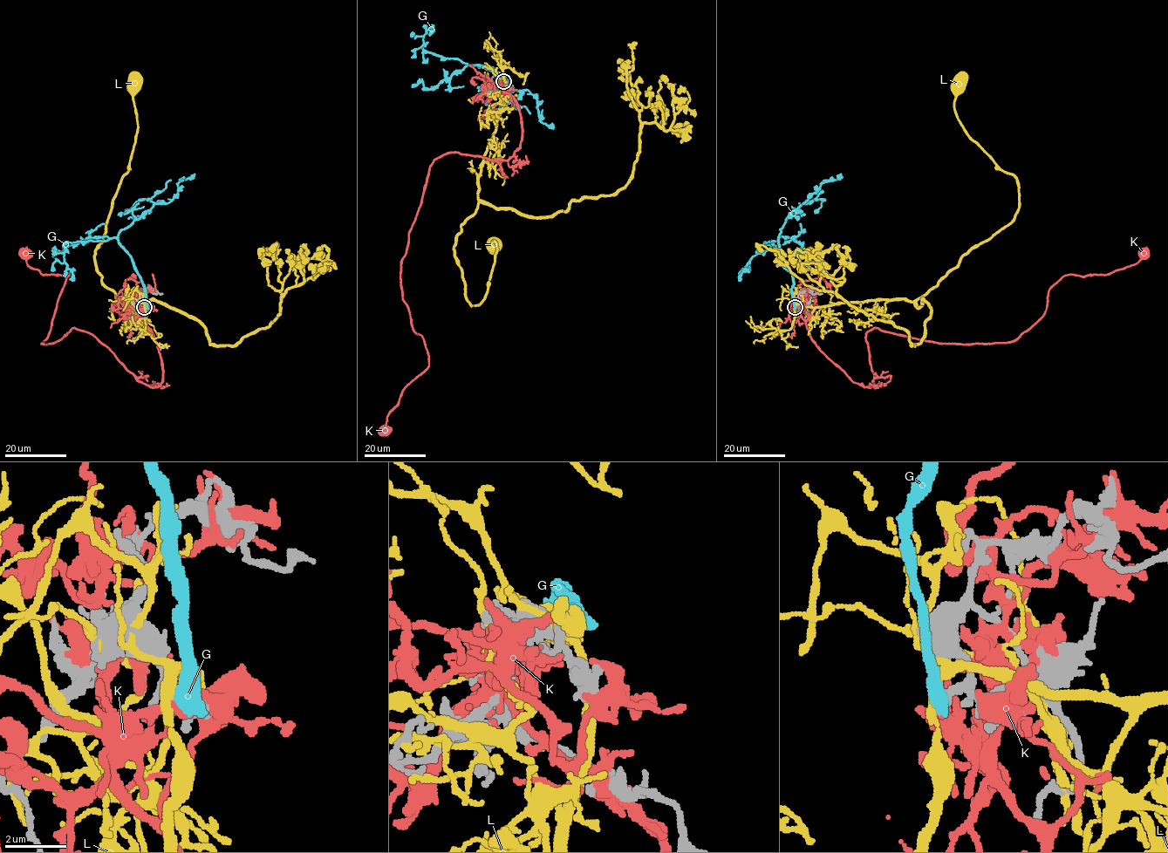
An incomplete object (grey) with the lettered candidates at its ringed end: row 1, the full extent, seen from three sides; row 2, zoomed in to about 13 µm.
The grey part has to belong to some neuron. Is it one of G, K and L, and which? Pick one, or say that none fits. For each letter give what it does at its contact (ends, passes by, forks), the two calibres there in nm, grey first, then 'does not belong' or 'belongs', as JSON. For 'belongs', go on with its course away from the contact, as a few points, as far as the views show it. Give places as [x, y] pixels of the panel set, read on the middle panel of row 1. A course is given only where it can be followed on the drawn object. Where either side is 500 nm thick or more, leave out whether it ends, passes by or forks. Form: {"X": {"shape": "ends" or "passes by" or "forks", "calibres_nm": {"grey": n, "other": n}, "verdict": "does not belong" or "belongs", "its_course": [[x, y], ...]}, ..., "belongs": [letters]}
{"G": {"calibres_nm": {"grey": 220, "other": 600}, "verdict": "does not belong"}, "K": {"shape": "ends", "calibres_nm": {"grey": 200, "other": 320}, "verdict": "does not belong"}, "L": {"shape": "forks", "calibres_nm": {"grey": 200, "other": 280}, "verdict": "does not belong"}, "belongs": []}

